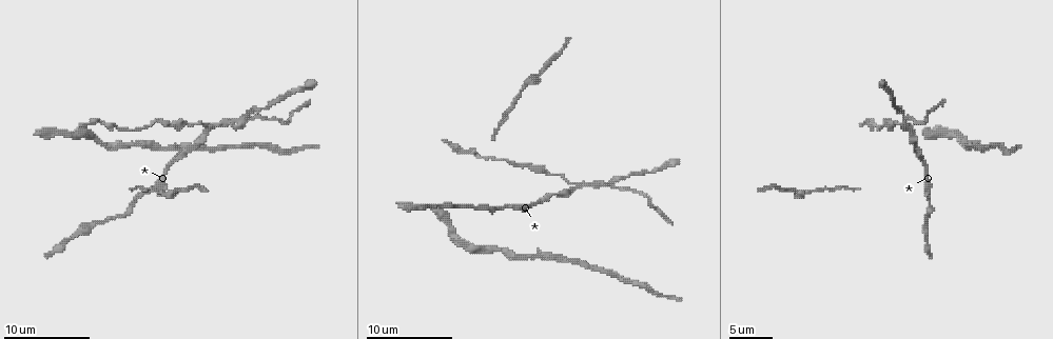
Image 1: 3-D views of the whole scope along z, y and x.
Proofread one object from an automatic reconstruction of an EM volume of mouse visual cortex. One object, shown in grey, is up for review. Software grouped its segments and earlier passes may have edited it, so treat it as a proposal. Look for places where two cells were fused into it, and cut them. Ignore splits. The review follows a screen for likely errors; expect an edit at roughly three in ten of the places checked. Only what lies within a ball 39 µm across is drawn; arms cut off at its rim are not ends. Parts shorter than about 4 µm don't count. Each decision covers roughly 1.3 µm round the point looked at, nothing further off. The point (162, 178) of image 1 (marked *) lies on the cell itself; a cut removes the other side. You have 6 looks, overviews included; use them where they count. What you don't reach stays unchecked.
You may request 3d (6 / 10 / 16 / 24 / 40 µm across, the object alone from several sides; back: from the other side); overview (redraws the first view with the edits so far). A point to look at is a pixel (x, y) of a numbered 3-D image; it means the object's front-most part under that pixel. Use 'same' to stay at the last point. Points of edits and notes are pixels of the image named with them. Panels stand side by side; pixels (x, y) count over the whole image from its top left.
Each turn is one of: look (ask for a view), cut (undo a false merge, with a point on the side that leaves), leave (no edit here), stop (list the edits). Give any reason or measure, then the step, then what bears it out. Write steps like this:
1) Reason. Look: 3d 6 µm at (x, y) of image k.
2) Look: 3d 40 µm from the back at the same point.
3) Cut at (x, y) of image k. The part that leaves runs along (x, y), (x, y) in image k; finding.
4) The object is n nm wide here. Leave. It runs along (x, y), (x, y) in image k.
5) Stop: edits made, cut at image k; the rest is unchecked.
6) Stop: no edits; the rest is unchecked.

Look: 3d 10 µm at (178, 193) of image 1.

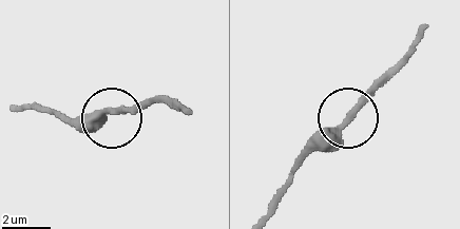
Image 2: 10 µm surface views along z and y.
Leave. Continuous, no second cell.

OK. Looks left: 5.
Look: 3d 10 µm at (578, 185) of image 1.

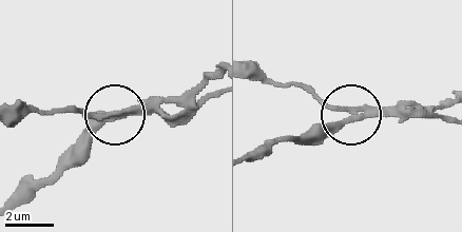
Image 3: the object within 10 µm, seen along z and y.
Zoom in. Look: 3d 6 µm at (351, 111) of image 3.

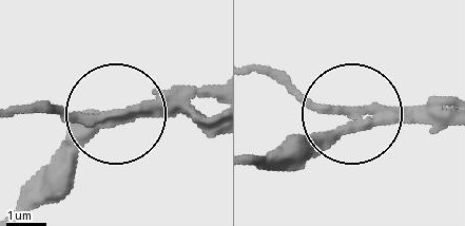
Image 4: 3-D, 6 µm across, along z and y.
The object is 230 nm wide here. Cut at (42, 111) of image 4. The part that leaves runs along (96, 118), (19, 109) in image 4; two cells meet here.

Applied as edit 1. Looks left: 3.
Branch point. Look: 3d 6 µm at (175, 147) of image 1.

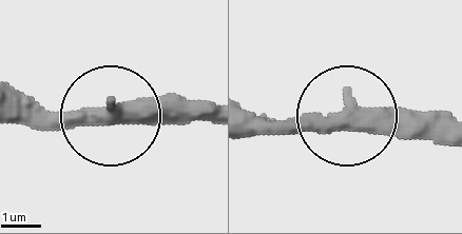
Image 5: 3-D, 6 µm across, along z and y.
The object is 360 nm wide here. Leave. All the same cell.

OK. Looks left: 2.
Stop: edits made, cut at image 4; the rest is unchecked.

